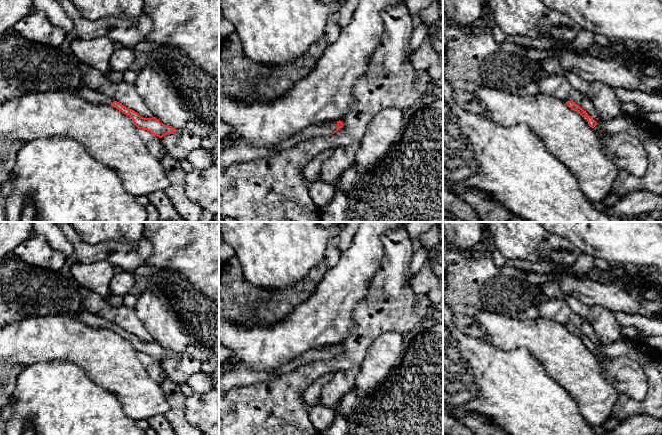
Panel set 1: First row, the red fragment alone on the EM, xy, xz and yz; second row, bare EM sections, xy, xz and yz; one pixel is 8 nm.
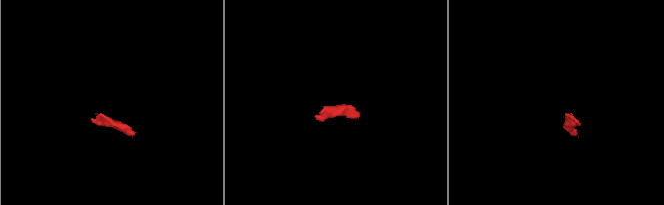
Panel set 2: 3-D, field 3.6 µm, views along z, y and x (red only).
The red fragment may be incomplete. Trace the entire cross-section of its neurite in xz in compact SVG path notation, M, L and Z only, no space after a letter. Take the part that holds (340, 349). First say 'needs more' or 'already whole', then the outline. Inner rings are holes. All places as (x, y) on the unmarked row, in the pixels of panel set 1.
needs more; M334 345L329 347L320 347L310 351L307 351L300 356L290 360L288 363L281 367L282 373L288 373L300 365L311 363L315 361L321 360L329 360L330 358L334 358L337 354L343 352L342 345Z

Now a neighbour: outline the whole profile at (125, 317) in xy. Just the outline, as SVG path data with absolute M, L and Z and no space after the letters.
M81 288L80 292L85 310L134 334L143 342L154 341L143 323L137 318L134 308L124 304L113 307L104 297L85 288Z

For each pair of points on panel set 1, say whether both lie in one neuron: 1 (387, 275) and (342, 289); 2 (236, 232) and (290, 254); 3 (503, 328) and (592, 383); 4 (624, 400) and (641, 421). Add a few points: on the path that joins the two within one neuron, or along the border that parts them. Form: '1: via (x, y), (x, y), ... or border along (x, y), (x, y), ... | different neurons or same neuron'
1: border along (382, 259), (366, 295), (360, 301) | different neurons
2: via (249, 232), (268, 232), (277, 241) | same neuron
3: via (525, 334), (540, 336), (547, 340), (570, 363) | same neuron
4: border along (651, 416), (636, 414), (625, 419) | different neurons

